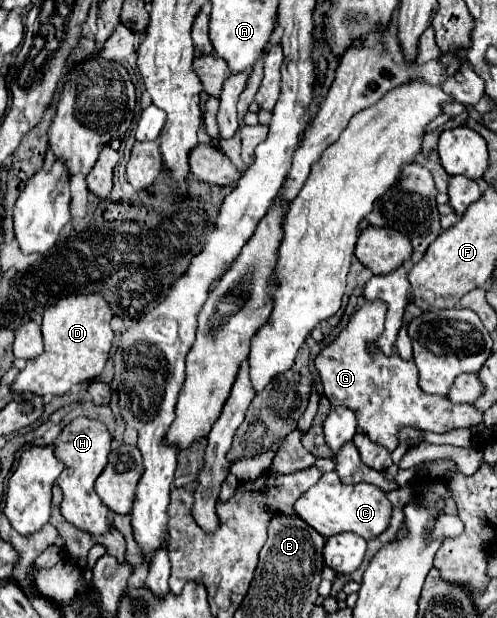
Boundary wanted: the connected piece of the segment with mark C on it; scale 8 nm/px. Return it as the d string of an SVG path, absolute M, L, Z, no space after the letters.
M326 472L322 474L318 484L314 484L298 498L298 502L294 504L294 512L304 522L308 522L314 530L318 530L324 538L342 532L354 532L366 540L372 540L388 528L392 516L392 504L386 498L386 494L374 484L360 482L360 484L346 486L340 482L336 472Z

